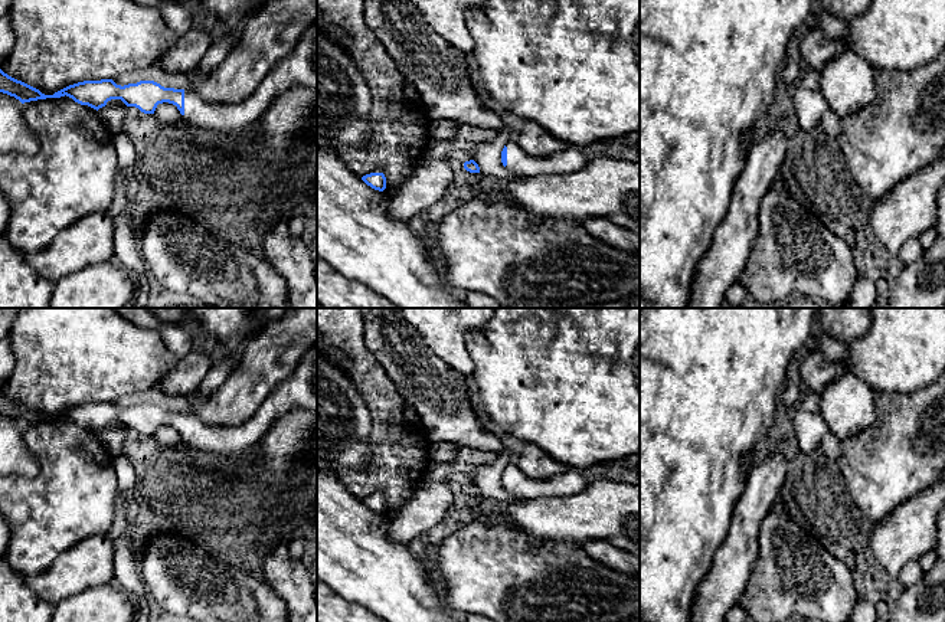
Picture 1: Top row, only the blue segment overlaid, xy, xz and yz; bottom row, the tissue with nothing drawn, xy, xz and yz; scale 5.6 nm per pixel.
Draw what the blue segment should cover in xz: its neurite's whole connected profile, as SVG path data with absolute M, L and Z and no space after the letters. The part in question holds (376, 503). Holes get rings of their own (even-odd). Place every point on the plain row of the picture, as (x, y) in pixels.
M370 495L362 500L362 502L375 513L383 514L386 511L386 500L383 495Z

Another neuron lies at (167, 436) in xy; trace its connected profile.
M169 425L158 426L154 438L164 448L184 446L184 441L177 432L177 429Z

